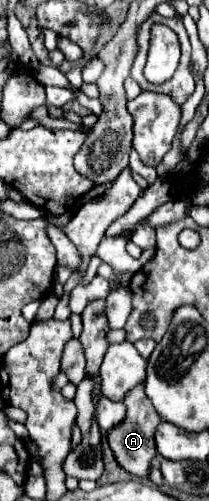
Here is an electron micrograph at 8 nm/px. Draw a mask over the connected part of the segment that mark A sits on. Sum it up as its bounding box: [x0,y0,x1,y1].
[107,384,163,476]

